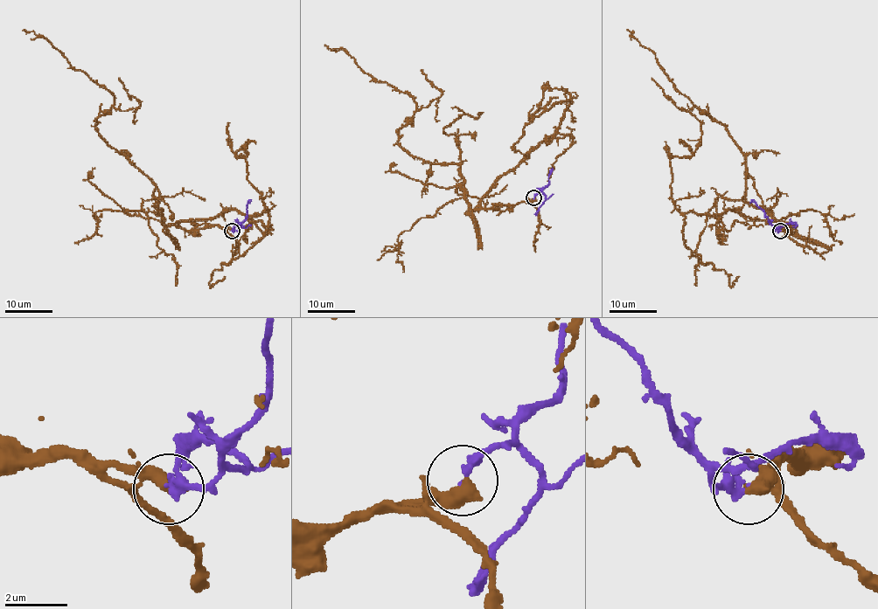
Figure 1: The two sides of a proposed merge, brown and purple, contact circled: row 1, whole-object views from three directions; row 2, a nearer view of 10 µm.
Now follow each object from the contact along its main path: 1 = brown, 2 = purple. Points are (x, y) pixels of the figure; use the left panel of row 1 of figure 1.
1: (232, 230), (163, 230), (158, 189), (96, 126), (114, 96), (40, 35), (23, 31)
2: (232, 230), (237, 230), (247, 216), (247, 204), (250, 203)

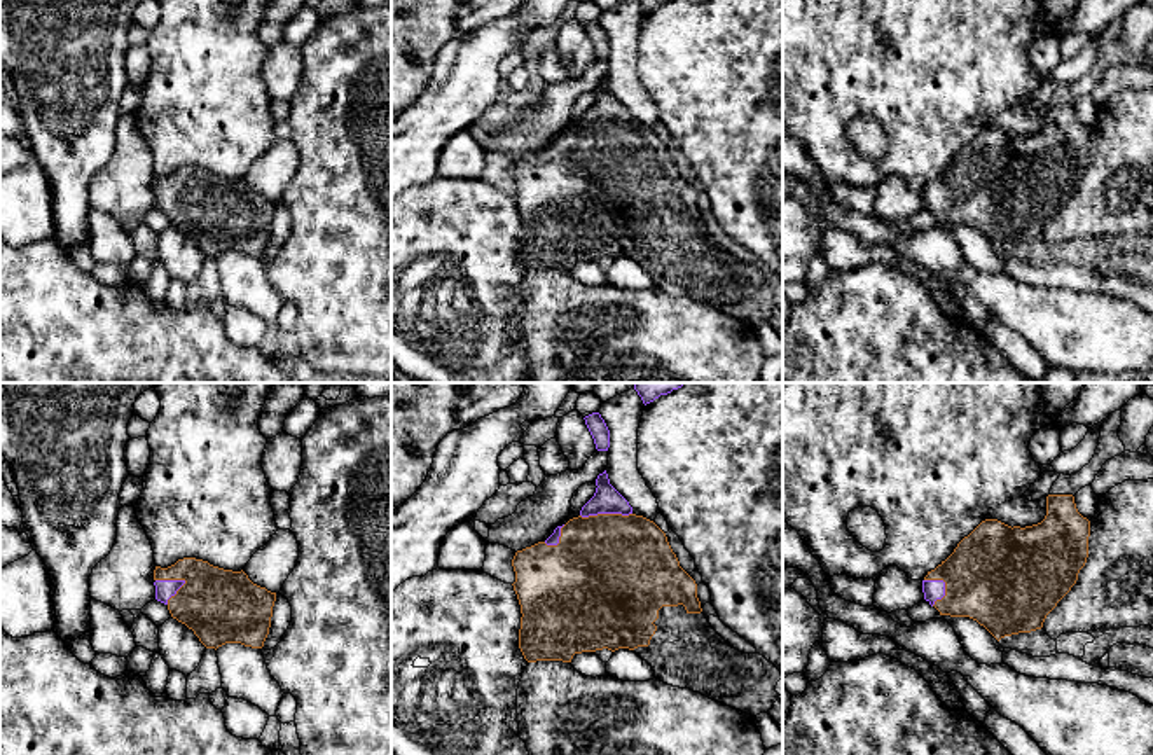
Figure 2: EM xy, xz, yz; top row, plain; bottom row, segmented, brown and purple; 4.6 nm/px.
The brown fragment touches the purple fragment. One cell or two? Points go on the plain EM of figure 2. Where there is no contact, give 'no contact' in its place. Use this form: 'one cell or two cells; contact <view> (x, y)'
one cell; contact xy (177, 200)

